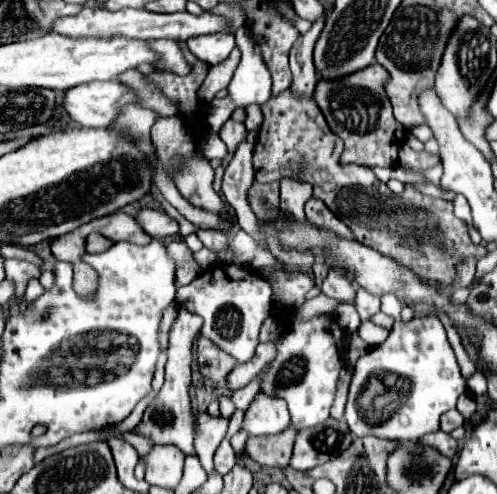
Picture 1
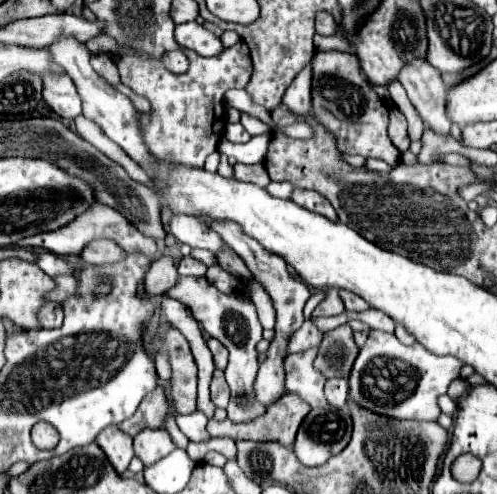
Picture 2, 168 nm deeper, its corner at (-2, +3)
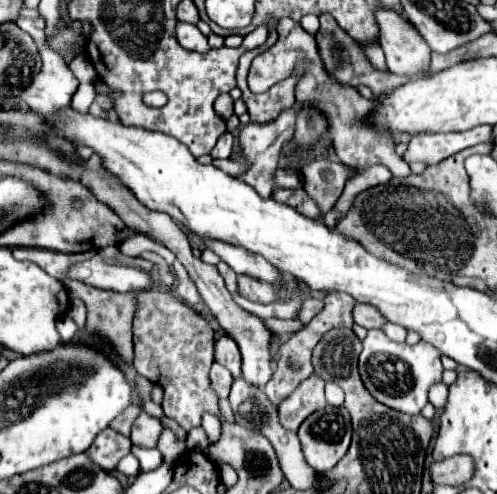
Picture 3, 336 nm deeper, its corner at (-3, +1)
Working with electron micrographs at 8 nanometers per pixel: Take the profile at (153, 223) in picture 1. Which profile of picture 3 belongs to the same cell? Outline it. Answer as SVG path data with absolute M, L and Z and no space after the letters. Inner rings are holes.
M204 239L204 245L210 251L214 251L224 263L228 263L238 275L250 275L266 283L274 283L274 279L278 279L280 275L276 267L272 267L270 263L266 263L266 259L262 259L262 255L246 251L244 247L234 247L230 243L216 239Z

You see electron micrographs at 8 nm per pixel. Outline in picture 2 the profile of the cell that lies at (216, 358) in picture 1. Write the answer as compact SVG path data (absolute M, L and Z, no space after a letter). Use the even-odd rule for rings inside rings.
M209 339L207 341L211 353L213 353L213 361L217 369L225 369L227 367L227 349L217 341L217 339Z

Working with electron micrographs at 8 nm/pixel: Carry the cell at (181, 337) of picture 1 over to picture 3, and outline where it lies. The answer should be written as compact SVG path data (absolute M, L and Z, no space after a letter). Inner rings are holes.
M130 405L122 415L118 415L118 419L114 419L114 423L110 425L112 429L116 429L118 433L122 433L122 435L130 435L130 429L132 429L132 423L134 423L134 419L138 417L142 413L142 407L140 405Z

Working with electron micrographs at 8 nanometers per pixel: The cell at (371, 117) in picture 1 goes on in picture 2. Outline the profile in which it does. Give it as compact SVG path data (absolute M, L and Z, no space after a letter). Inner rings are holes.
M317 51L313 57L311 97L313 97L311 117L335 137L337 149L341 153L377 157L387 161L391 167L397 167L401 163L399 149L387 137L387 125L389 125L387 105L377 97L377 93L363 77L355 53Z

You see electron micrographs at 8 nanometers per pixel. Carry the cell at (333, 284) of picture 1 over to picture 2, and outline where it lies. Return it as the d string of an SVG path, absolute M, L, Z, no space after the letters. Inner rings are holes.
M339 291L339 295L341 295L341 299L343 299L343 303L345 303L345 309L347 309L347 311L361 313L361 311L367 311L367 309L369 309L369 305L367 305L367 303L365 303L361 297L357 297L355 293Z

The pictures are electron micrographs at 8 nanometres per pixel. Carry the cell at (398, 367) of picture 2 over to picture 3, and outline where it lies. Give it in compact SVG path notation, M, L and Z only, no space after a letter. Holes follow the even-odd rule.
M370 329L362 341L364 349L360 353L360 377L370 395L382 405L396 409L400 413L418 415L428 405L428 389L436 383L442 383L442 355L430 343L396 343L390 341L382 329Z

